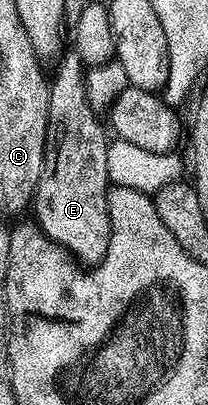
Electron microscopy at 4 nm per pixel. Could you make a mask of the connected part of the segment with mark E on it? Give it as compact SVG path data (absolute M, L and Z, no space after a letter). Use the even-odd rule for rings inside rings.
M71 47L58 58L58 61L59 66L56 67L55 74L50 74L49 77L51 98L47 104L47 150L43 160L43 174L33 202L33 214L35 213L36 217L34 220L42 229L43 234L49 240L68 249L80 266L94 267L109 251L111 238L111 220L107 202L109 182L107 180L110 177L112 180L113 165L111 169L111 161L107 158L108 130L105 125L105 130L103 130L103 125L99 122L100 114L87 98L87 69L81 55L74 47Z

